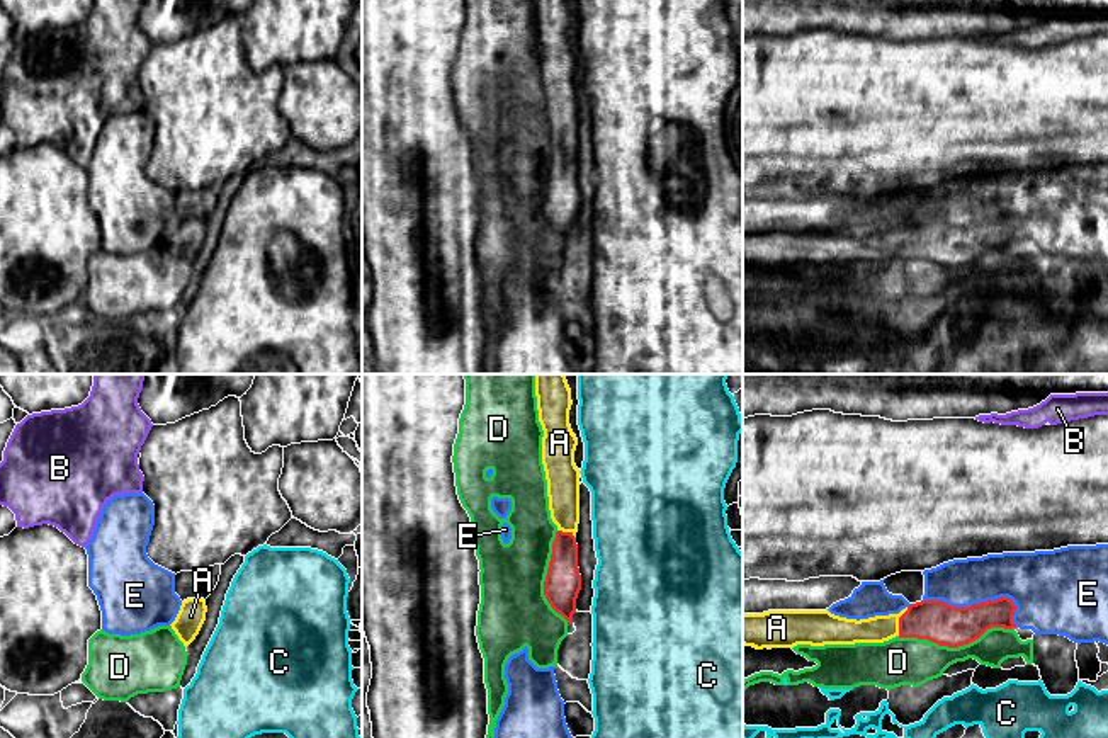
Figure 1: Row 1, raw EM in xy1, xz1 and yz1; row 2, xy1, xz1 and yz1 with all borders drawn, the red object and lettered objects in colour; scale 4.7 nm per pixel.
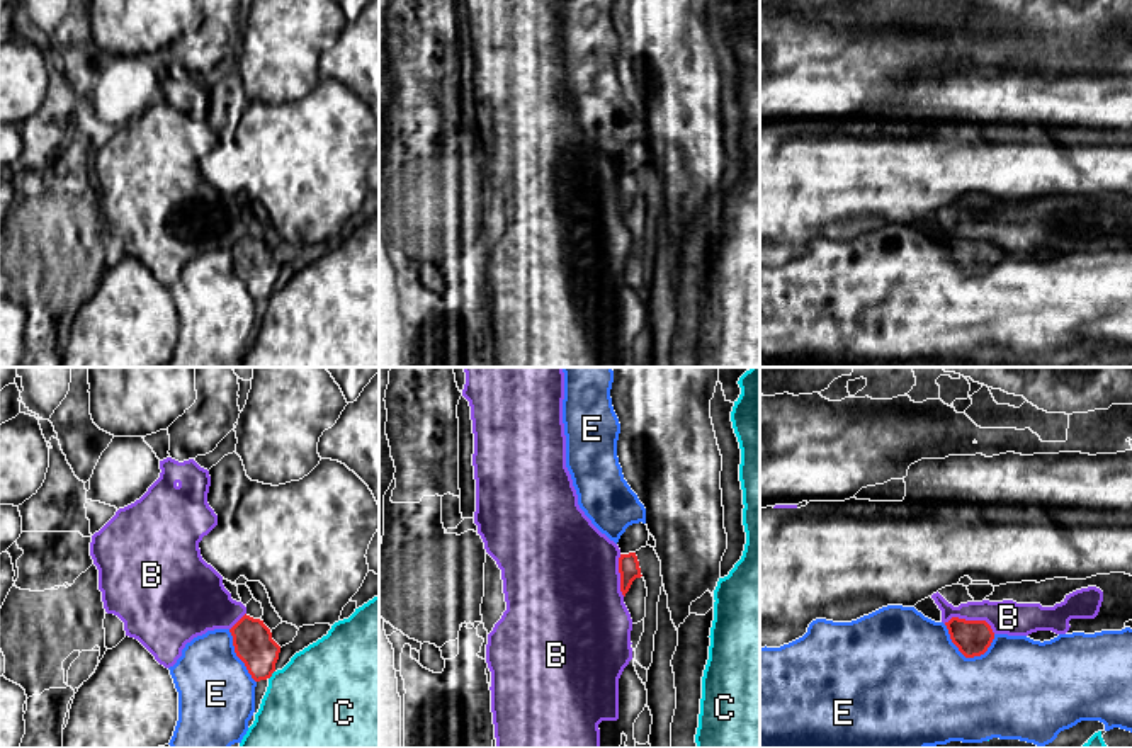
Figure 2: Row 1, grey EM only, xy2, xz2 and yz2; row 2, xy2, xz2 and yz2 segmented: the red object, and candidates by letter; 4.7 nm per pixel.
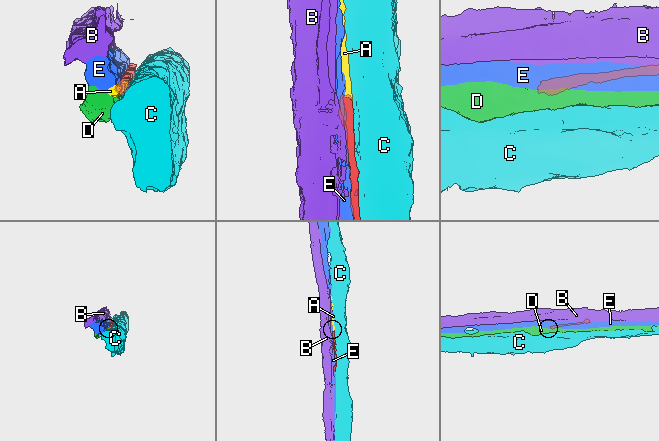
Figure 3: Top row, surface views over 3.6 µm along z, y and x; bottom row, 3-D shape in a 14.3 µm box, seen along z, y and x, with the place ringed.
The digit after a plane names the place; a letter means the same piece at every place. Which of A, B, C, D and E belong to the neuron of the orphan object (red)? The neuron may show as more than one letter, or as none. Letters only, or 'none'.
A

